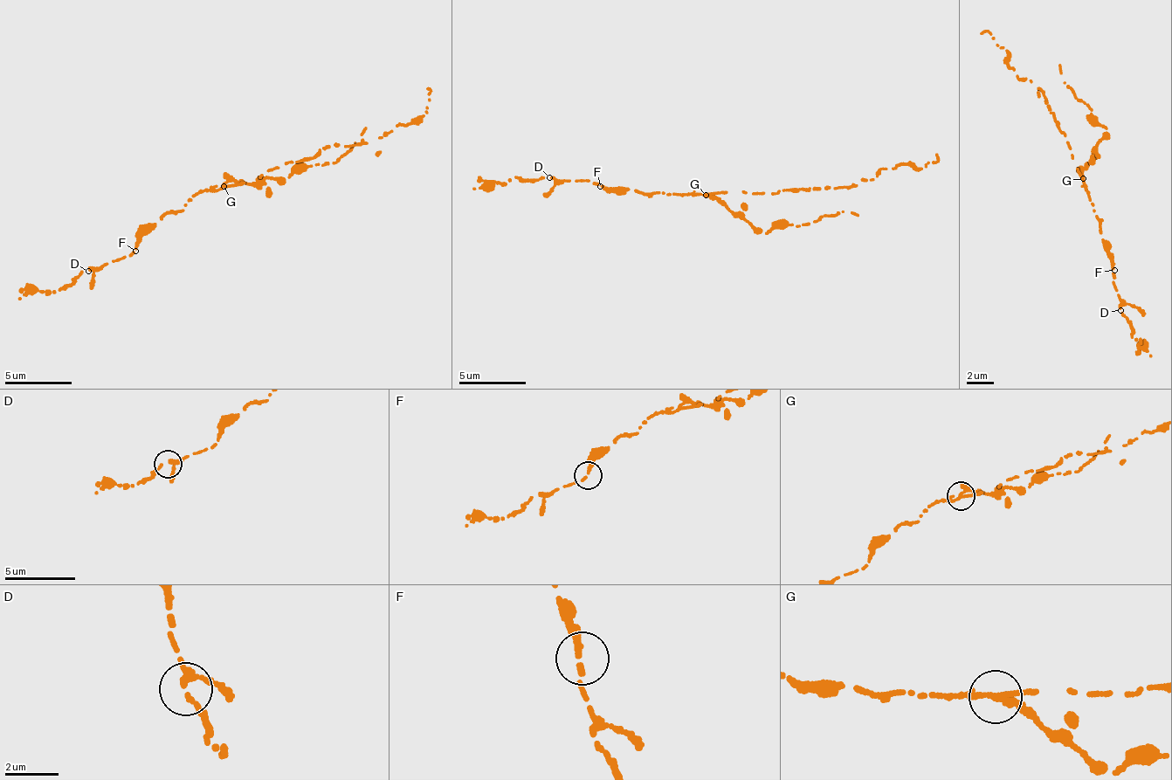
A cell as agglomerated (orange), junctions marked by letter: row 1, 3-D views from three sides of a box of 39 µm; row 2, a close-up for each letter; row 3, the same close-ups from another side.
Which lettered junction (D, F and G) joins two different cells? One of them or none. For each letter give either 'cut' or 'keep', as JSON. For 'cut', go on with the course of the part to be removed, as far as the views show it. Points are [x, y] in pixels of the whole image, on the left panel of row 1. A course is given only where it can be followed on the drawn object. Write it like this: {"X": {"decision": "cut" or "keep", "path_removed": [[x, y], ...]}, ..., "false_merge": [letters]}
{"D": {"decision": "keep"}, "F": {"decision": "keep"}, "G": {"decision": "cut", "path_removed": [[224, 184], [287, 178], [348, 154], [365, 126]]}, "false_merge": ["G"]}

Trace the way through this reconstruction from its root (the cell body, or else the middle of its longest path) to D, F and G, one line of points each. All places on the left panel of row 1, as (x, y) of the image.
D: (240, 185), (198, 191), (182, 210), (170, 211), (153, 224), (127, 256), (88, 271)
F: (240, 185), (198, 191), (182, 210), (170, 211), (153, 224), (138, 242), (135, 251)
G: (240, 185), (227, 187), (224, 184)

